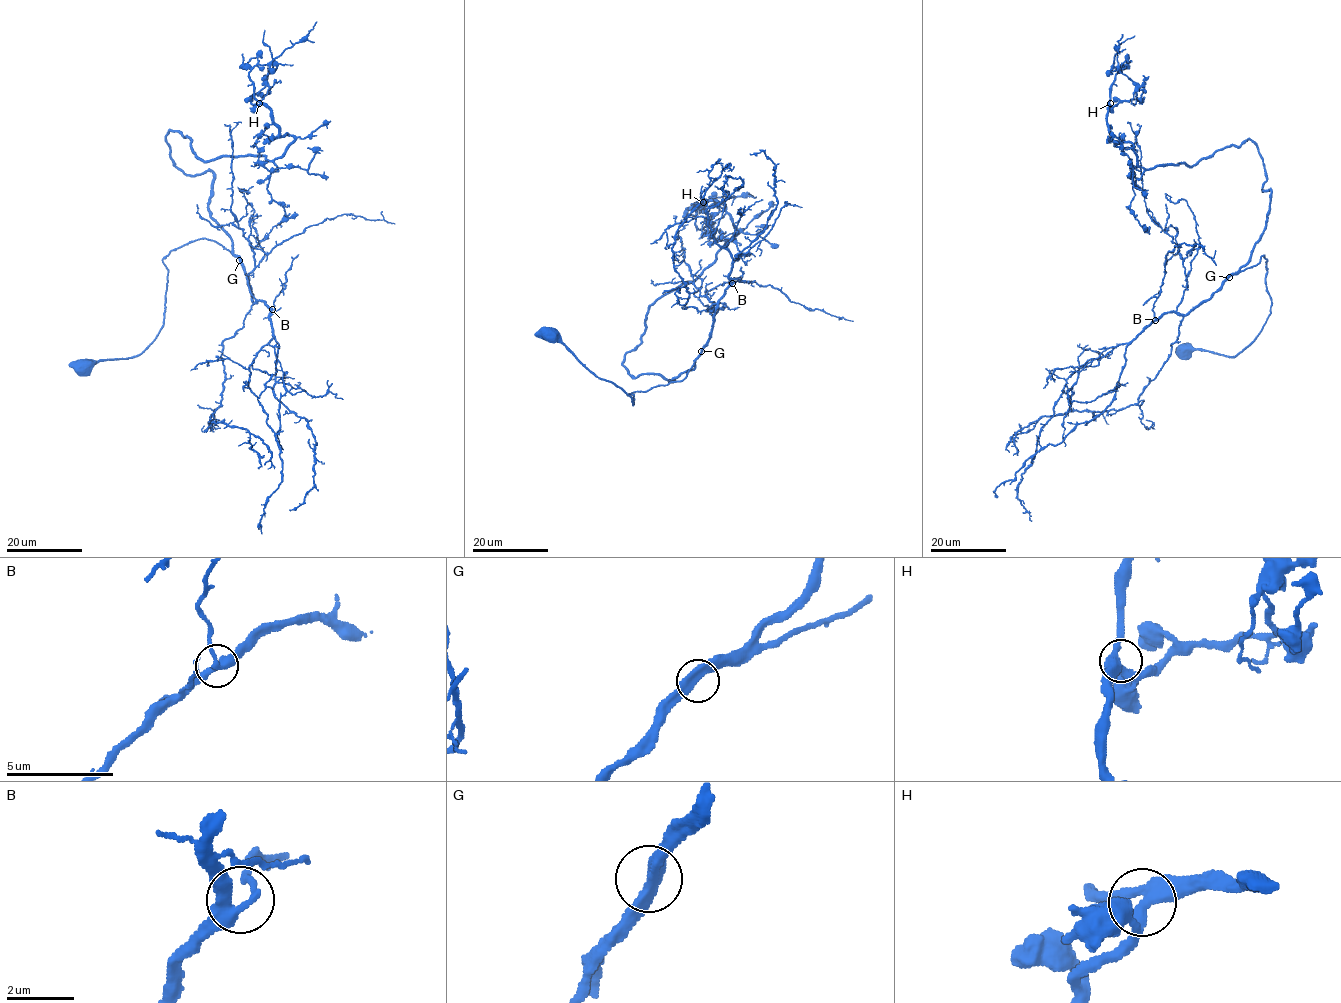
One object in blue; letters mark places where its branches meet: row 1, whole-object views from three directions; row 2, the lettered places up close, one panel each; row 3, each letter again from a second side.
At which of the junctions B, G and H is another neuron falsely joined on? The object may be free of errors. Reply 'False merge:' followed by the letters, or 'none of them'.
False merge: none of them

